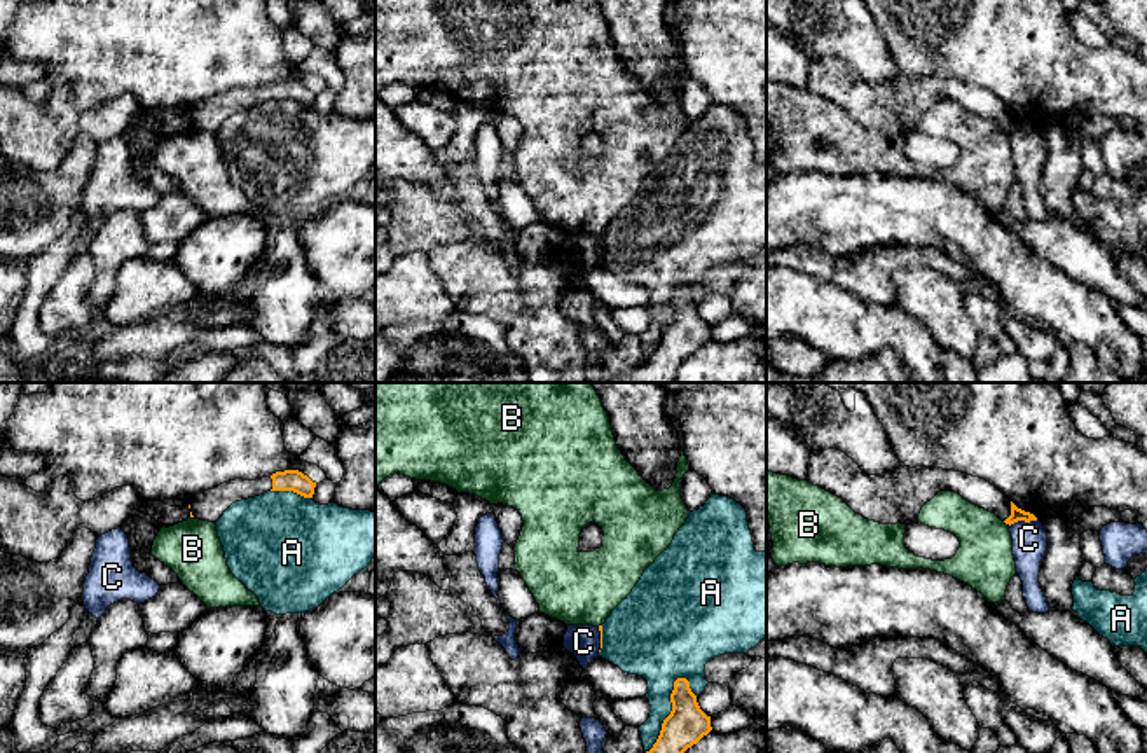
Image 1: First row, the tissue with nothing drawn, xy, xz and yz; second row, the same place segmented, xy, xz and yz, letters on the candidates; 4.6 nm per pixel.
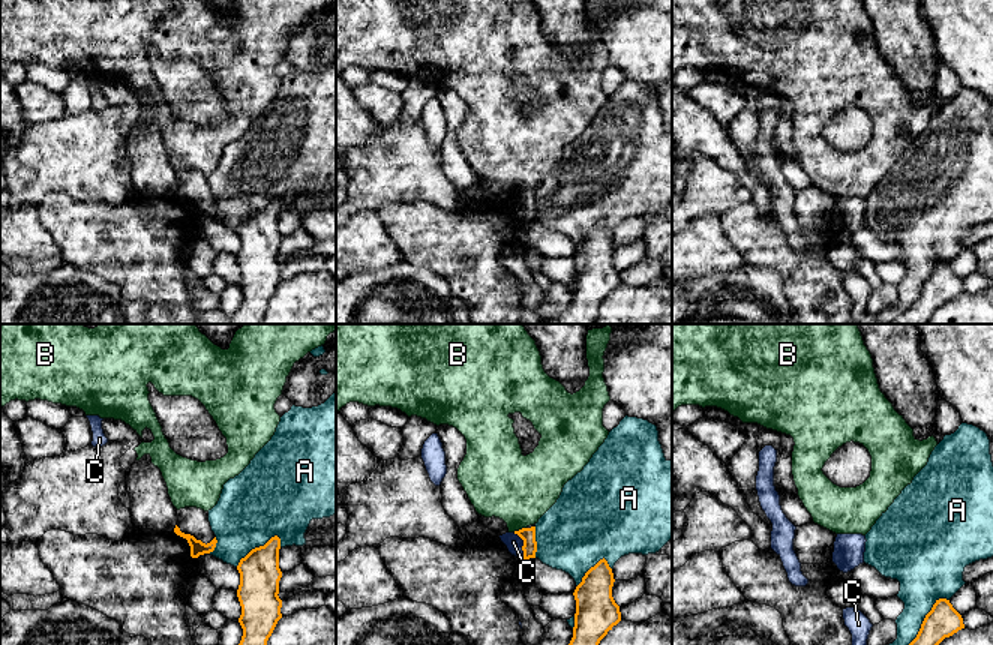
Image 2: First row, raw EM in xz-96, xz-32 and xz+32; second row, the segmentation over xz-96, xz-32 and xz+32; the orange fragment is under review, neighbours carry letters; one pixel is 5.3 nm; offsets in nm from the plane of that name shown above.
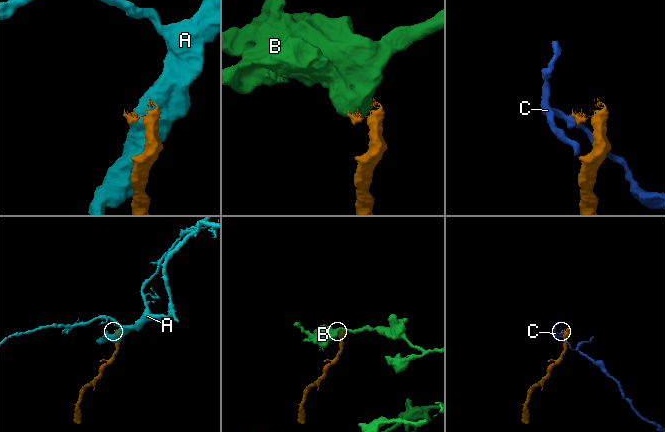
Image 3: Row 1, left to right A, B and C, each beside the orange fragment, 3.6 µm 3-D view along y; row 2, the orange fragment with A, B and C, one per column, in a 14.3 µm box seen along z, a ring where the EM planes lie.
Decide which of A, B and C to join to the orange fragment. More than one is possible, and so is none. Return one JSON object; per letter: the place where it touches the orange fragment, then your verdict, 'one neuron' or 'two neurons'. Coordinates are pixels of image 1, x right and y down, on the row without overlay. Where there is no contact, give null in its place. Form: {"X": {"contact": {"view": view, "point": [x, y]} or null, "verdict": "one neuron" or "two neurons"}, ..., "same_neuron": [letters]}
{"A": {"contact": {"view": "xz", "point": [671, 320]}, "verdict": "two neurons"}, "B": {"contact": {"view": "yz", "point": [1006, 131]}, "verdict": "two neurons"}, "C": {"contact": {"view": "yz", "point": [1022, 128]}, "verdict": "two neurons"}, "same_neuron": []}

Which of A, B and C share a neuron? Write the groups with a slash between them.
A / B / C

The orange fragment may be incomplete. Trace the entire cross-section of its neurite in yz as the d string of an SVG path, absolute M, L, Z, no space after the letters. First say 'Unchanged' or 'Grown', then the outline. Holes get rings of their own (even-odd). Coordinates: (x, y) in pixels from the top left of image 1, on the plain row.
Grown. M838 58L812 59L808 91L841 107L855 122L880 133L910 133L939 100L958 101L972 114L995 122L1006 133L1037 129L1018 117L985 87L955 79L899 75L889 82L868 84Z

